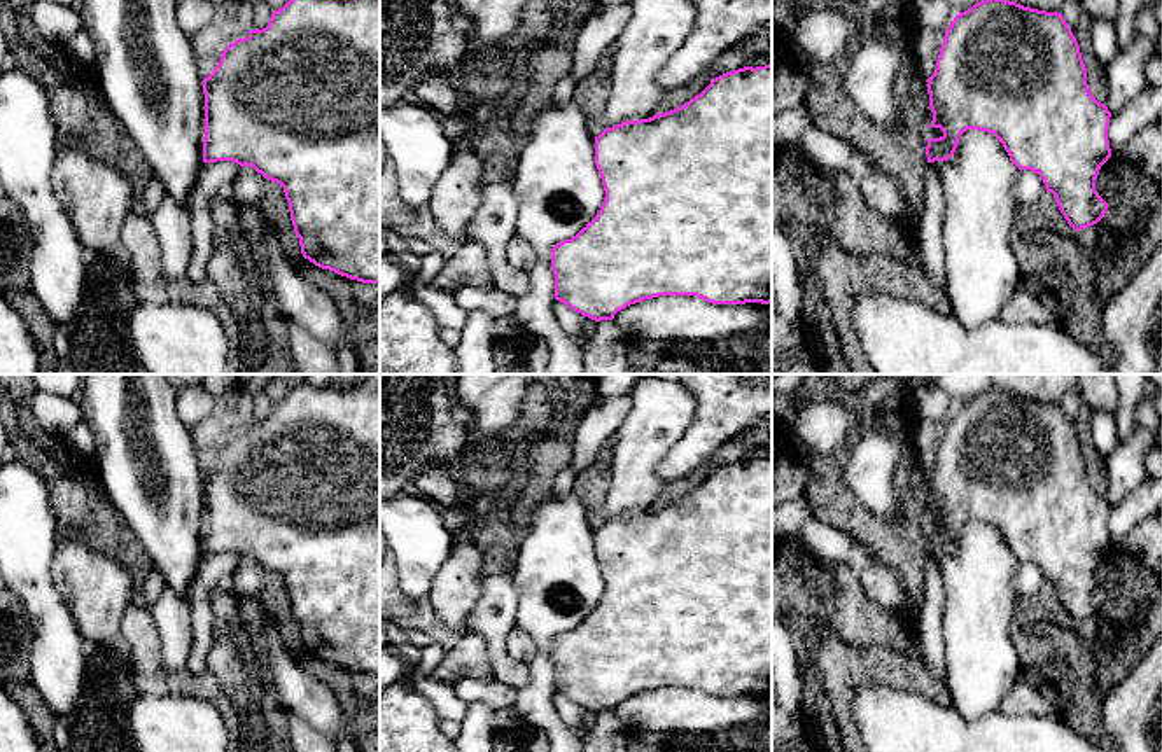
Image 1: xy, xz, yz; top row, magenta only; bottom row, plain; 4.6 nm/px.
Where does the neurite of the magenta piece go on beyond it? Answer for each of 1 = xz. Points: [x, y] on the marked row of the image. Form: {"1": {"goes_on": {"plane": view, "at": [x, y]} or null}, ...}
{"1": {"goes_on": null}}

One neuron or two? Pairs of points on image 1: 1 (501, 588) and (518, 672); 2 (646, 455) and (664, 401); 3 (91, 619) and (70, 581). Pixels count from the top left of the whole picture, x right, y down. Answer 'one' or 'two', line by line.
1: one
2: one
3: one

